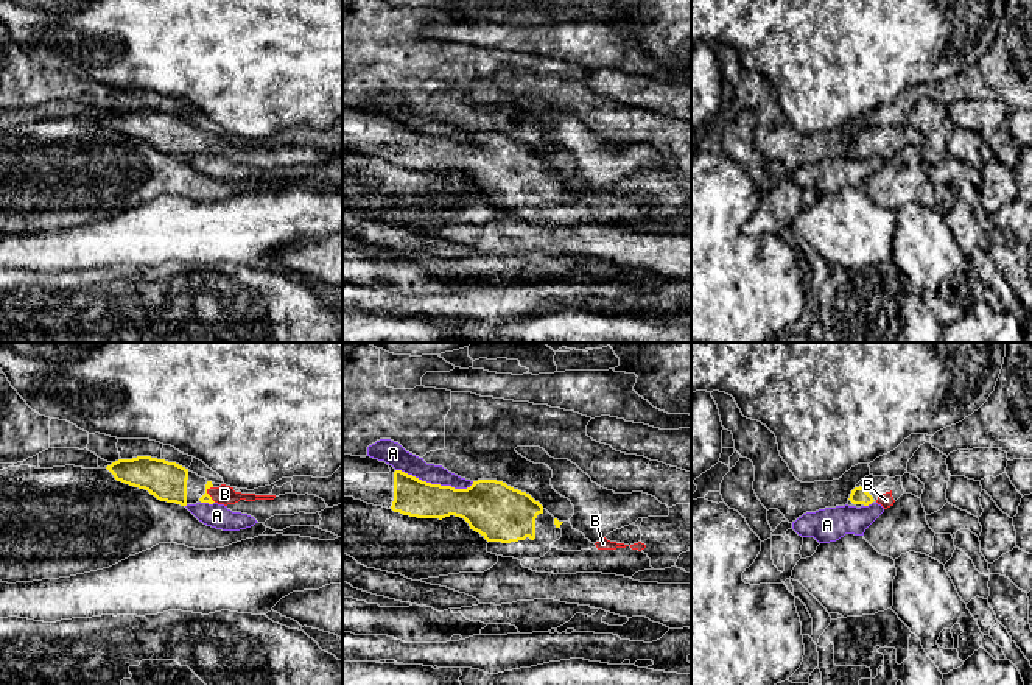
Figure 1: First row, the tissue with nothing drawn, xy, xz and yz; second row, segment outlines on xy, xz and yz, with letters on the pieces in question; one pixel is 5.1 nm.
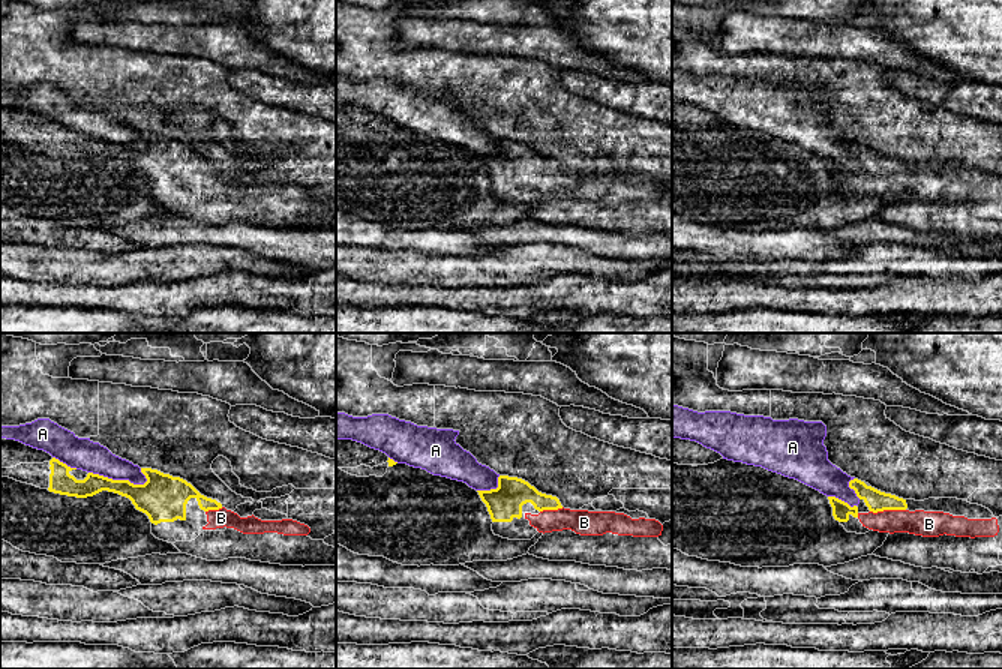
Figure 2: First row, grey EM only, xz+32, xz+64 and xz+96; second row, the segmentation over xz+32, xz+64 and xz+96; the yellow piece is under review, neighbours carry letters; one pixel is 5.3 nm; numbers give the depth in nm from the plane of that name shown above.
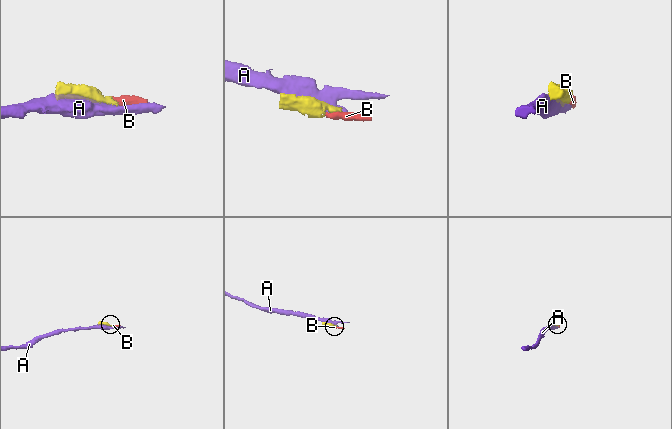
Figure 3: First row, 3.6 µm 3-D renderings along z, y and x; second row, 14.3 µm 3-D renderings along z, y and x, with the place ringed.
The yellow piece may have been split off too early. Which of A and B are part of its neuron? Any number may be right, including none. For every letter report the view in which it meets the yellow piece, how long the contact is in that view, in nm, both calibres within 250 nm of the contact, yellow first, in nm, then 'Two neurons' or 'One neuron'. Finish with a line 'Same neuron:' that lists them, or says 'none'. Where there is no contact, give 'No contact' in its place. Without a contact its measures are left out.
A: Touches yellow in xz. Shared border 420 nm. Thickness 220 nm (yellow) against 110 nm. Two neurons
B: Touches yellow in xy. Shared border 90 nm. Thickness 50 nm (yellow) against 100 nm. One neuron
Same neuron: B

